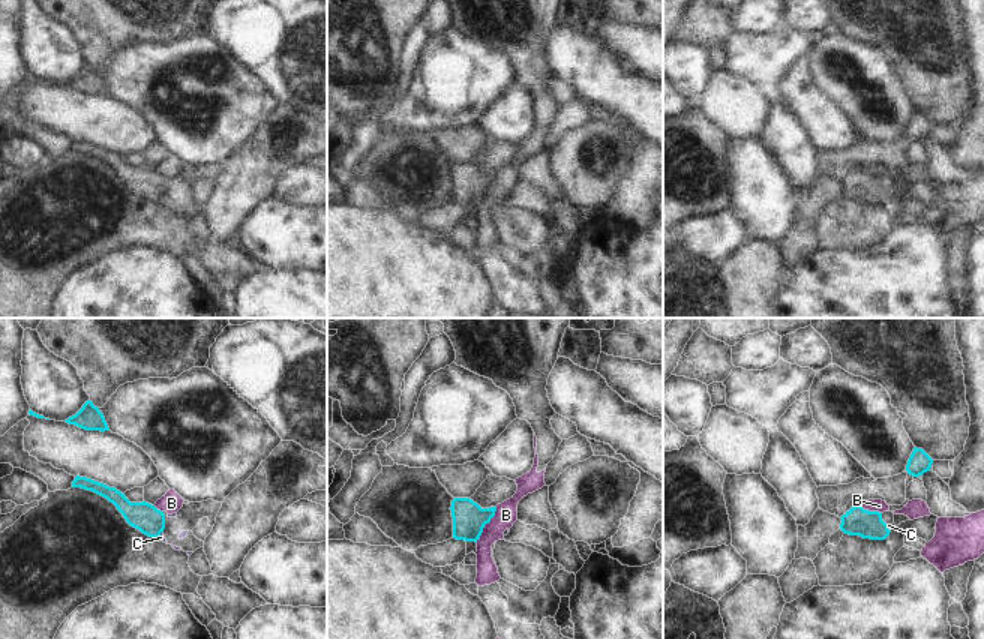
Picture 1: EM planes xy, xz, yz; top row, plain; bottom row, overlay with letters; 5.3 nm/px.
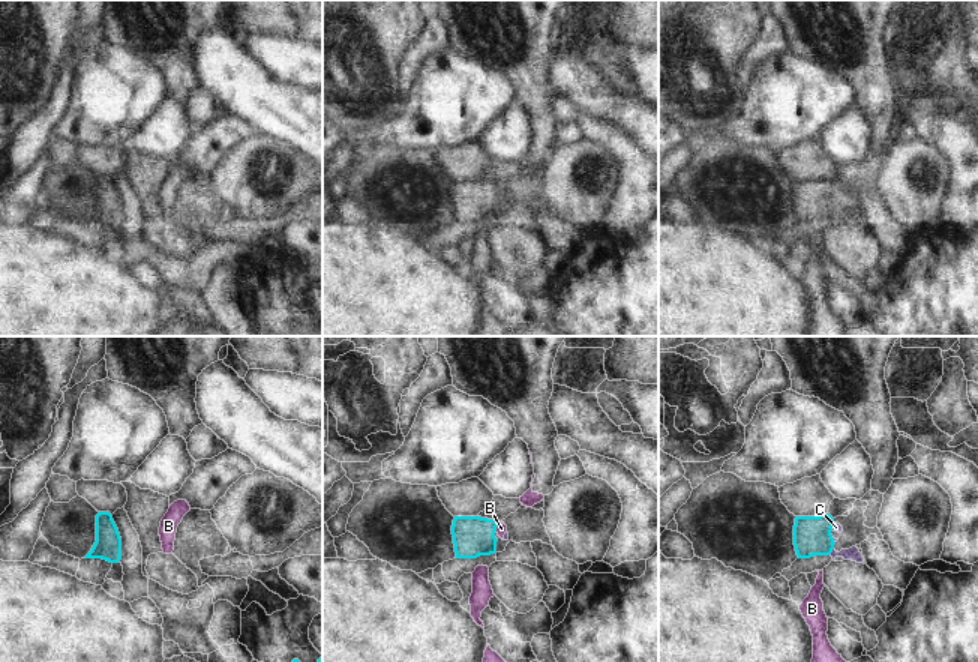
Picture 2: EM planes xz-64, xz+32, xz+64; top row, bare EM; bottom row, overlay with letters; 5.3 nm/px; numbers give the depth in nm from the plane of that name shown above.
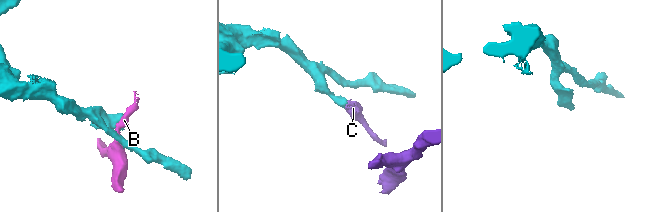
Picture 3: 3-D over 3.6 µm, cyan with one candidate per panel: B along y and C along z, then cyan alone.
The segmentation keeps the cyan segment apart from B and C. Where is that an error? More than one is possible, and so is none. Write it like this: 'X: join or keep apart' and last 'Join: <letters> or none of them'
B: keep apart
C: join
Join: C

